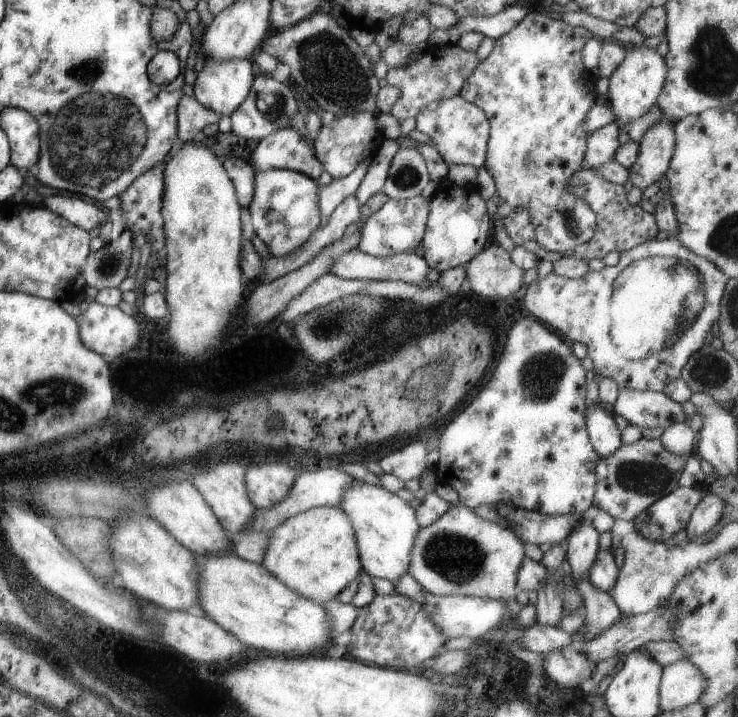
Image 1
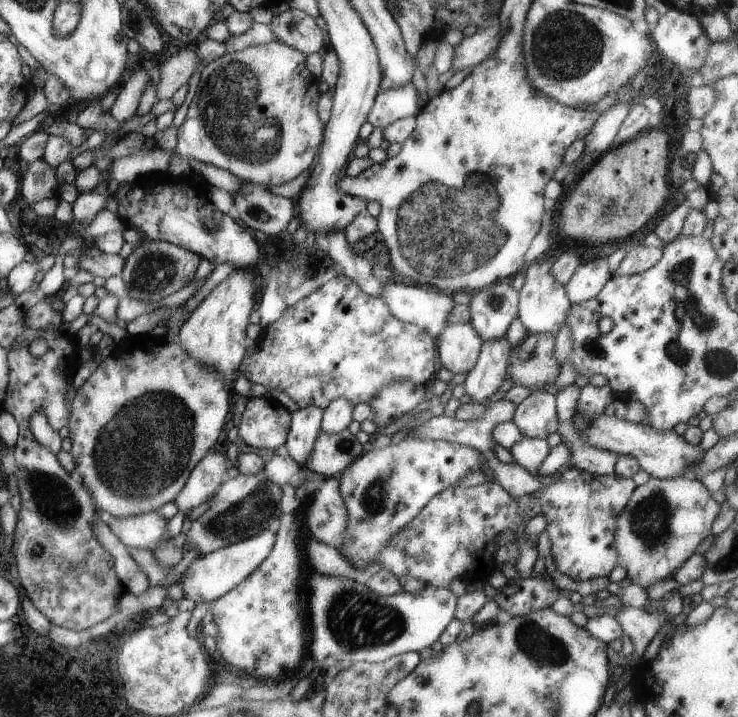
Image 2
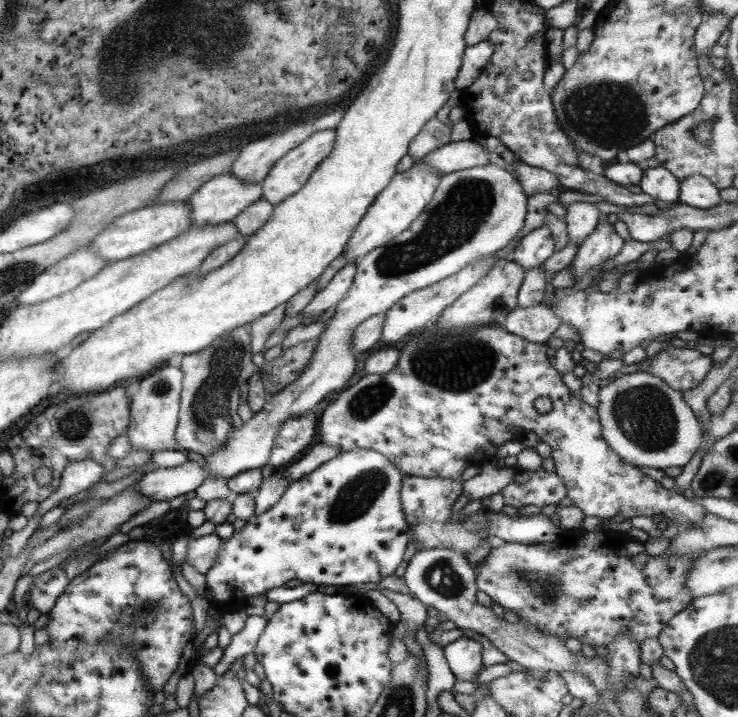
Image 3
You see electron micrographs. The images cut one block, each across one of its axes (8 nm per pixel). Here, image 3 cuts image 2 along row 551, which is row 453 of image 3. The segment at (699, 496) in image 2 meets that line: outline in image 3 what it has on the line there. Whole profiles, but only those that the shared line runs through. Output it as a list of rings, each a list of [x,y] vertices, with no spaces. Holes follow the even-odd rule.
[[[628,369],[620,377],[600,387],[598,392],[599,404],[596,412],[603,440],[627,464],[636,467],[647,466],[662,471],[665,468],[682,468],[701,446],[702,426],[698,418],[684,403],[681,392],[673,390],[660,378],[636,369]]]

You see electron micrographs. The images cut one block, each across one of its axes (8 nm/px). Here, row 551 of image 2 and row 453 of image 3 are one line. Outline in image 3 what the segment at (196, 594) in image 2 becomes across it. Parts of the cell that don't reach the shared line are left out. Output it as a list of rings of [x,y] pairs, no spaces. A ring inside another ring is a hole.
[[[490,162],[442,174],[431,200],[407,230],[356,259],[351,287],[339,300],[333,316],[325,322],[325,330],[317,338],[318,344],[305,370],[289,385],[272,394],[250,420],[237,430],[231,430],[223,448],[215,450],[211,456],[203,456],[204,466],[185,460],[175,468],[149,471],[137,481],[137,494],[153,501],[169,501],[194,491],[209,475],[228,479],[251,469],[264,470],[271,442],[284,419],[305,415],[323,400],[327,392],[339,390],[351,378],[356,353],[350,344],[350,333],[354,332],[355,326],[384,313],[407,294],[432,286],[474,261],[501,250],[523,227],[526,204],[527,196],[519,181],[501,166]]]

